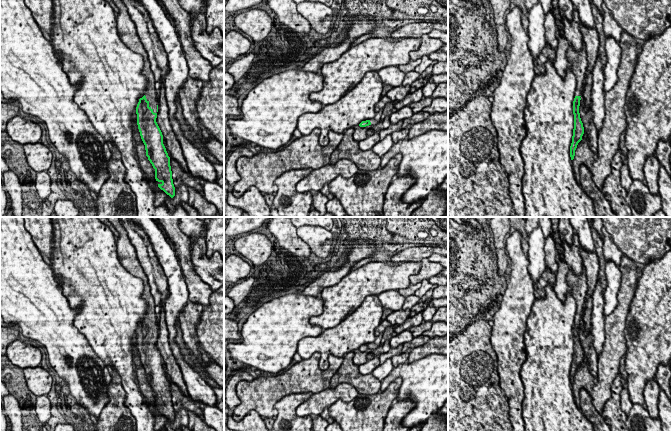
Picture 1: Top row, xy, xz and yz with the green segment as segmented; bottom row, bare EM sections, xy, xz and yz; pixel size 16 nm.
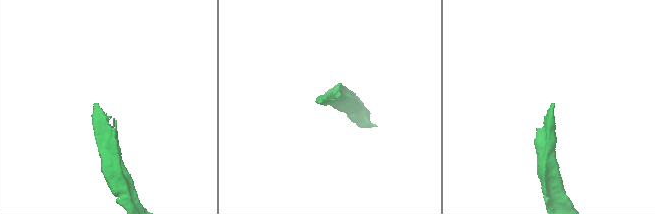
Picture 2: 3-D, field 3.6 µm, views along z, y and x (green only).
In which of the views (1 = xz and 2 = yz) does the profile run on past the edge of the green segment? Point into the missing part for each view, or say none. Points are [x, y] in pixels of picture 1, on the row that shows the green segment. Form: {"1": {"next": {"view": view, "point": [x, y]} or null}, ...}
{"1": {"next": {"view": "xz", "point": [377, 118]}}, "2": {"next": {"view": "yz", "point": [578, 59]}}}

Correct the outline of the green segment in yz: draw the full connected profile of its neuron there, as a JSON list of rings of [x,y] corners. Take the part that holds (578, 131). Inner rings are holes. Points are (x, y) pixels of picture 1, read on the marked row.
[[[582,42],[582,48],[580,51],[576,51],[569,43],[569,48],[567,50],[567,60],[571,65],[572,71],[577,79],[577,87],[573,101],[574,129],[573,129],[572,143],[570,146],[570,157],[571,160],[573,160],[577,145],[582,140],[582,136],[584,134],[584,127],[579,113],[579,106],[581,100],[580,97],[583,91],[585,73],[588,64],[586,46],[584,42]]]

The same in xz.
[[[379,110],[376,113],[374,118],[366,120],[366,121],[362,121],[359,124],[359,126],[360,127],[366,127],[366,126],[369,126],[369,125],[374,126],[374,125],[378,124],[381,121],[382,112],[383,112],[383,110]]]

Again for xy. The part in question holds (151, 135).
[[[112,0],[119,12],[116,14],[117,28],[122,41],[132,51],[140,54],[144,60],[143,75],[148,79],[148,88],[139,99],[136,107],[137,125],[145,145],[146,156],[155,169],[158,187],[171,198],[175,196],[170,157],[163,144],[163,135],[156,122],[158,112],[155,78],[151,70],[148,54],[137,34],[136,26],[131,20],[127,7],[122,0]]]

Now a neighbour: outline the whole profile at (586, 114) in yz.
[[[581,95],[580,106],[579,106],[579,113],[580,118],[583,123],[584,132],[588,134],[588,142],[590,149],[597,153],[597,141],[598,141],[598,130],[593,122],[593,112],[591,106],[587,106],[585,104],[585,99]]]

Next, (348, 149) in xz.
[[[350,127],[344,132],[341,143],[330,156],[330,164],[347,159],[354,162],[359,170],[372,171],[379,169],[381,157],[372,150],[361,151],[359,149],[359,142],[353,139],[353,133],[354,127]]]

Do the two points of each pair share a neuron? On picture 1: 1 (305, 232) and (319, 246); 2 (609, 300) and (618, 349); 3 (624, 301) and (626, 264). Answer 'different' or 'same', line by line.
1: same
2: different
3: same

